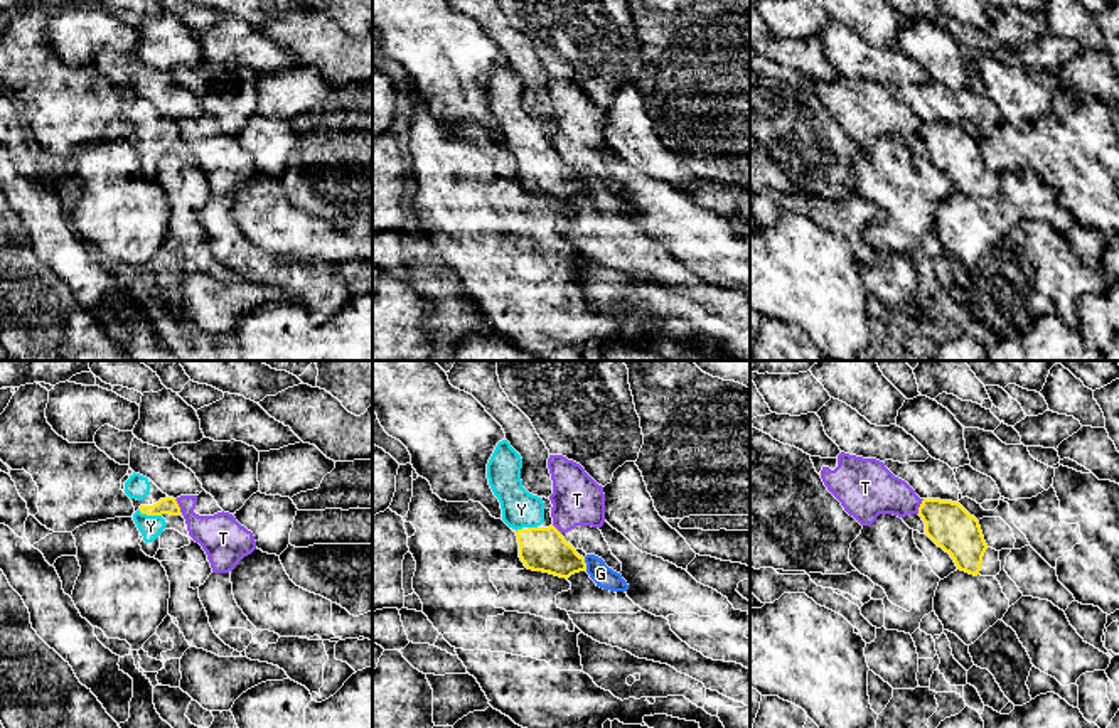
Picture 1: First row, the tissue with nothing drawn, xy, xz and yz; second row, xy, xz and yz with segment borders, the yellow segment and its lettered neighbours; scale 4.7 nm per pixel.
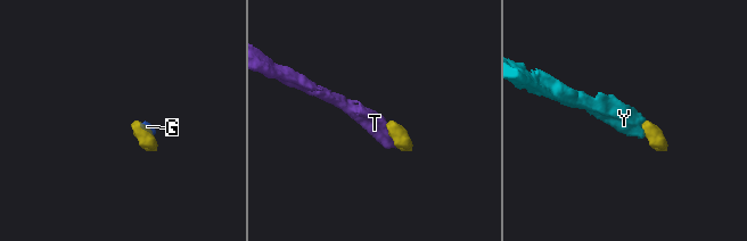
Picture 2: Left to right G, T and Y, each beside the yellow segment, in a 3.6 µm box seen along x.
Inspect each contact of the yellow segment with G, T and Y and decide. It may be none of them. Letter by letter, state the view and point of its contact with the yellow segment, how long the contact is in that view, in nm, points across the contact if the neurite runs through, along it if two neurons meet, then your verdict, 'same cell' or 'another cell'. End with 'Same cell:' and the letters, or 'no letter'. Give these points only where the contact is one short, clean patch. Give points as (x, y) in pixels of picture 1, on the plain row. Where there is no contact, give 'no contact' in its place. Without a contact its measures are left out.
G: meets yellow in xz at (585, 187); contact 70 nm long; border along xz (583, 181), (587, 192); another cell
T: meets yellow in yz at (920, 128); contact 80 nm long; border along yz (924, 122), (917, 135); another cell
Y: meets yellow in xy at (150, 137); contact 120 nm long; runs through xy (169, 127), (150, 137), (150, 149); same cell
Same cell: Y

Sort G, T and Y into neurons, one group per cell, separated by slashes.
G / T / Y

